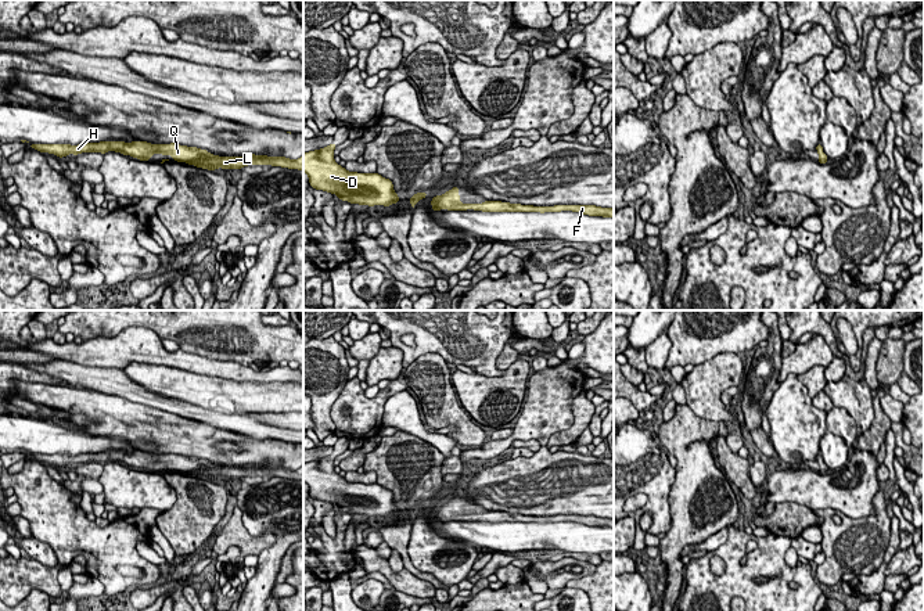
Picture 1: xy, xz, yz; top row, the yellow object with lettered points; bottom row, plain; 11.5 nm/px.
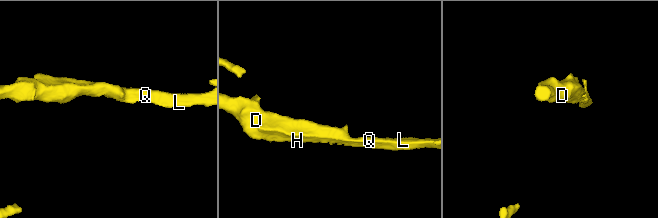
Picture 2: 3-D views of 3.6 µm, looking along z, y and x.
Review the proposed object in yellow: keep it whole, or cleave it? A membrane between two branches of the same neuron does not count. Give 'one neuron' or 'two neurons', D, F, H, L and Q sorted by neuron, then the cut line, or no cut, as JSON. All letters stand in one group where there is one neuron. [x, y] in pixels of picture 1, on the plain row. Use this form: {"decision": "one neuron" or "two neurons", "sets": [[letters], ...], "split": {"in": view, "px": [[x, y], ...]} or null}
{"decision": "one neuron", "sets": [["D", "F", "H", "L", "Q"]], "split": null}

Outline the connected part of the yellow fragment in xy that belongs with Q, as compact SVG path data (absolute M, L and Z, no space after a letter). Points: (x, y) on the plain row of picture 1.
M100 452L100 453L82 453L78 456L71 454L32 454L29 453L29 459L35 459L37 461L55 464L58 468L62 468L68 464L82 464L82 463L101 463L105 464L108 461L121 463L123 466L132 466L140 471L150 471L152 464L172 466L173 471L186 472L188 475L195 475L197 478L215 481L217 478L222 479L241 479L248 475L272 475L281 477L288 479L303 481L303 467L298 470L290 470L280 467L267 467L267 466L255 466L247 464L244 467L219 467L208 463L206 460L201 460L197 457L187 457L180 454L151 454L147 452Z

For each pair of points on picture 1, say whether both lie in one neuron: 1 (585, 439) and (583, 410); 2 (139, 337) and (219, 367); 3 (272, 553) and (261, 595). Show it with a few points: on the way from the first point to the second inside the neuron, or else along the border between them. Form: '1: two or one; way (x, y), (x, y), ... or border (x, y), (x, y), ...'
1: two; border (588, 426), (575, 441)
2: one; way (158, 355), (200, 365)
3: one; way (269, 563), (261, 585)

